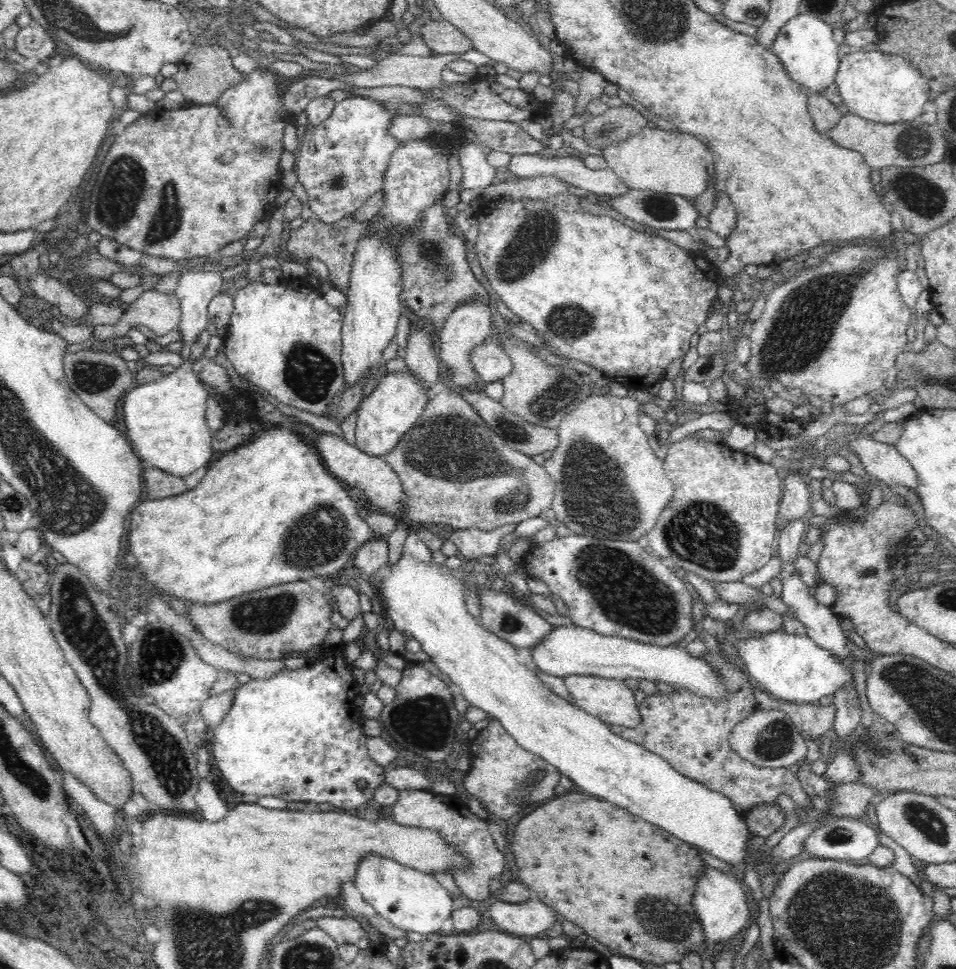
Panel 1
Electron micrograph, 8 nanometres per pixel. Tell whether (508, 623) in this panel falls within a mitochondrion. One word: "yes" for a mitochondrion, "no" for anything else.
yes

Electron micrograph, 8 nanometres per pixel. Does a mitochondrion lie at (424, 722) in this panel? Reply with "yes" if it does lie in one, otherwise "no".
yes

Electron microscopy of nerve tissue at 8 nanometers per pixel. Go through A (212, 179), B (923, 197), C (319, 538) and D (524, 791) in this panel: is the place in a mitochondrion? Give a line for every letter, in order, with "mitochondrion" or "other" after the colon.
A: other
B: mitochondrion
C: mitochondrion
D: mitochondrion

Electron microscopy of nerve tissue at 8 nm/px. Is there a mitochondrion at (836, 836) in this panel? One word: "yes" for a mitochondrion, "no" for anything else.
yes

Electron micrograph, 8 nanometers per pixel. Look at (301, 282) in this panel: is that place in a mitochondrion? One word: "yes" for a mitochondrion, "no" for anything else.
no

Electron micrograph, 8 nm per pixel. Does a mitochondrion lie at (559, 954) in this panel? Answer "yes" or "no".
no

